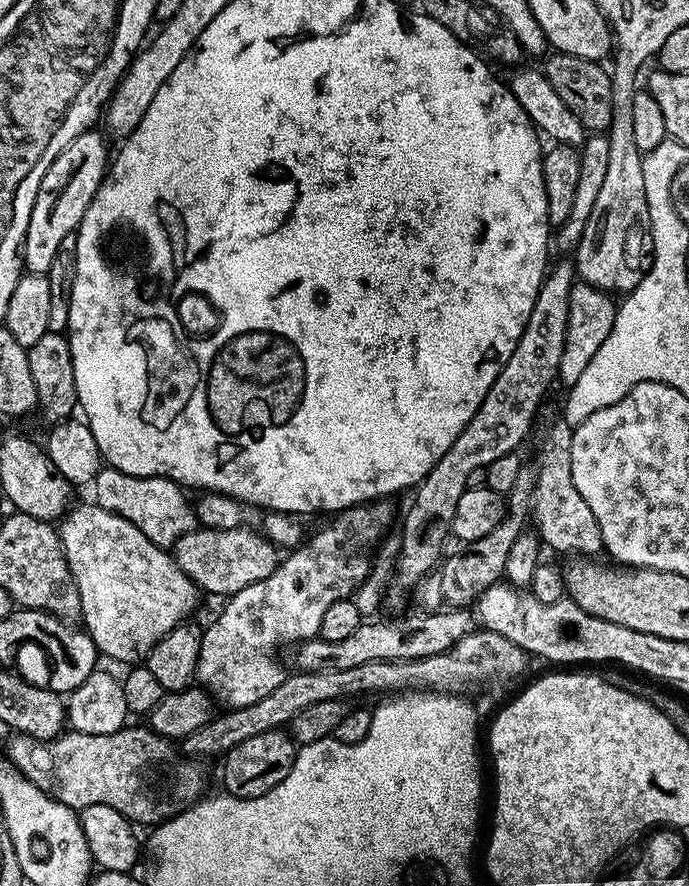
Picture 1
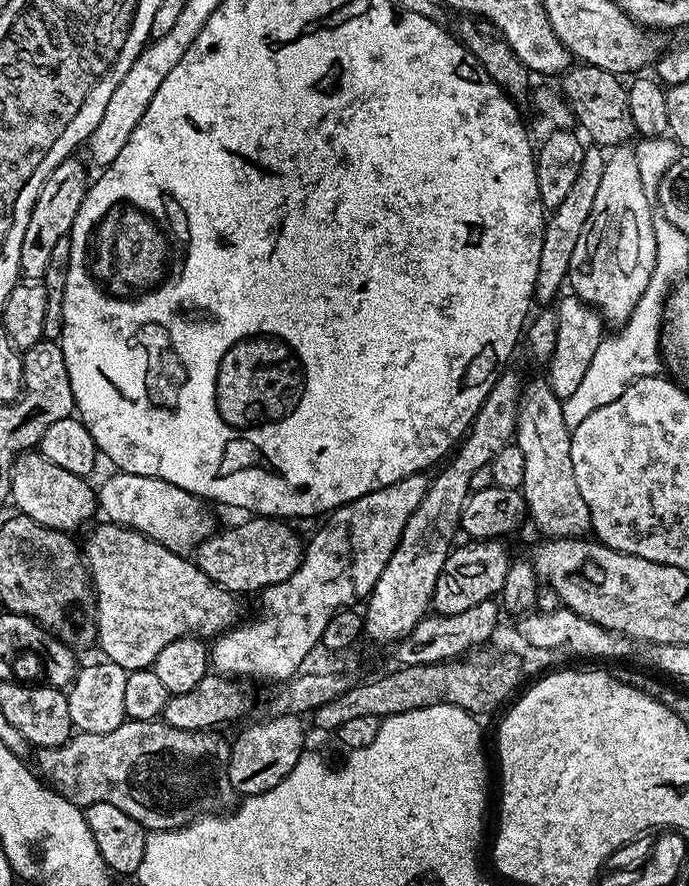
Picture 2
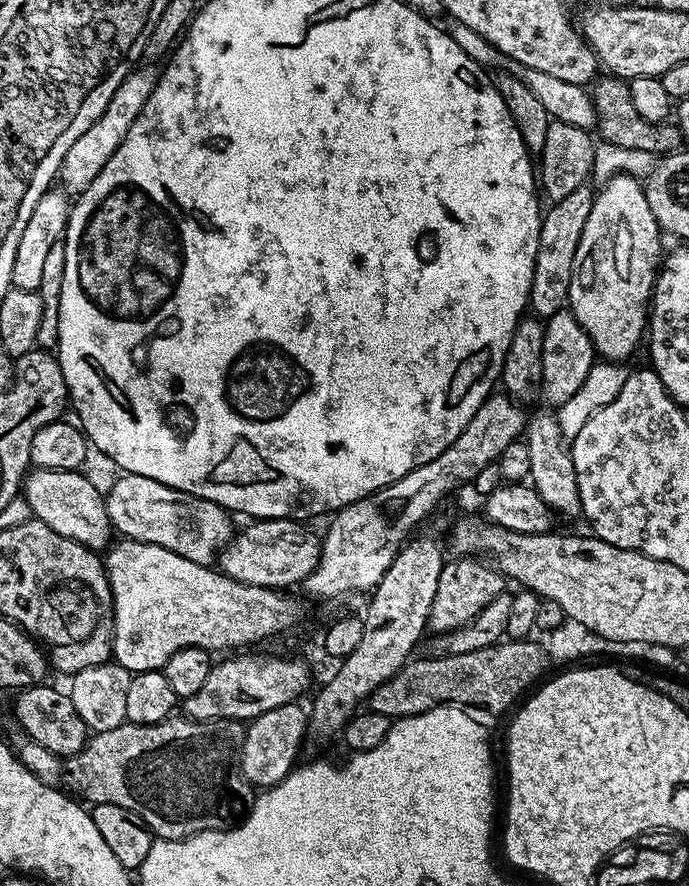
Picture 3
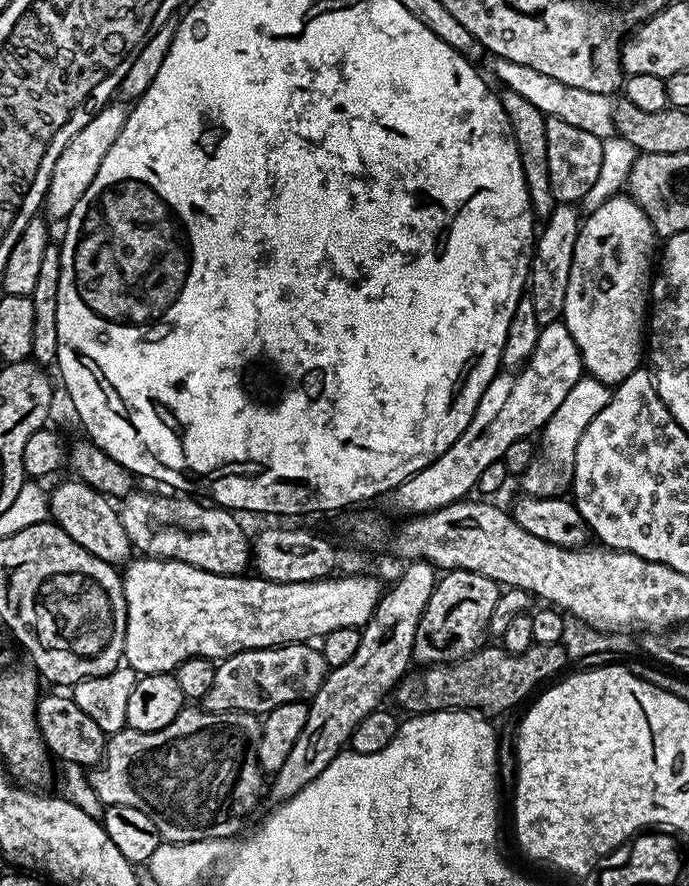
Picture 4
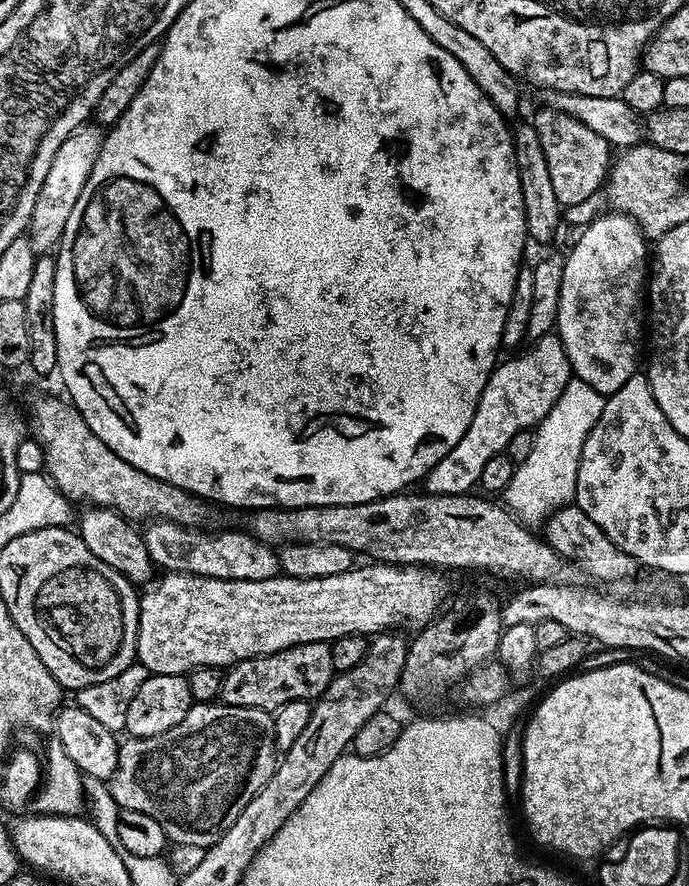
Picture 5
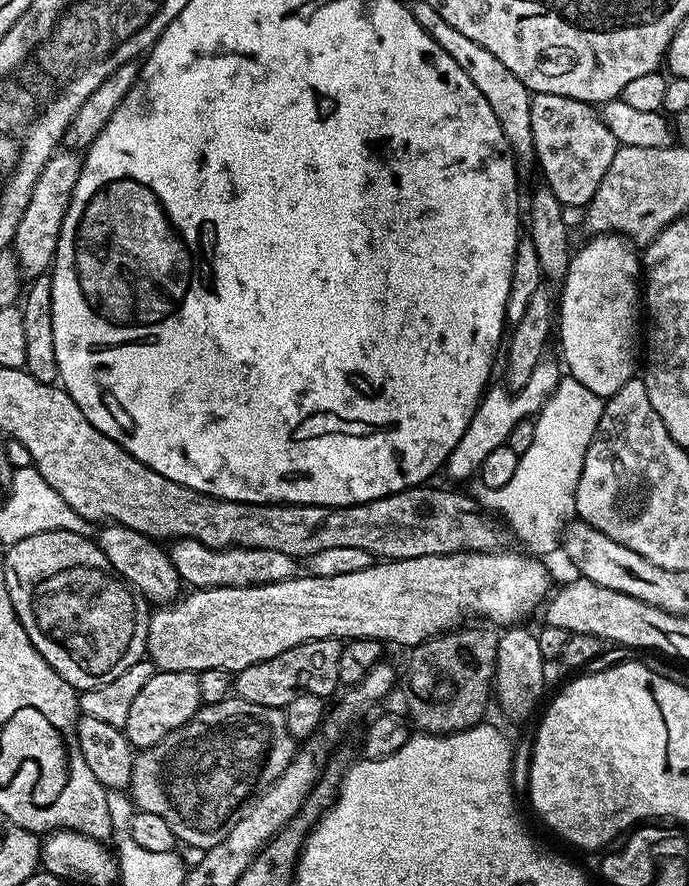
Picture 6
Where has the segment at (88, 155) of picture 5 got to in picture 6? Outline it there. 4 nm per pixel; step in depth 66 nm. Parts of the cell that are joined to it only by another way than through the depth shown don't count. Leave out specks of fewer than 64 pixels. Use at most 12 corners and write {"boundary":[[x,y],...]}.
{"boundary":[[72,150],[46,162],[11,242],[21,273],[56,258],[80,177]]}

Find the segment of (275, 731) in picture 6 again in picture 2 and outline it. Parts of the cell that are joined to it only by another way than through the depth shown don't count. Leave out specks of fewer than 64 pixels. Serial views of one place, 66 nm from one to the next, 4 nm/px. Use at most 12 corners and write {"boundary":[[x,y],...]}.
{"boundary":[[125,719],[39,749],[81,809],[169,832],[223,813],[229,737]]}

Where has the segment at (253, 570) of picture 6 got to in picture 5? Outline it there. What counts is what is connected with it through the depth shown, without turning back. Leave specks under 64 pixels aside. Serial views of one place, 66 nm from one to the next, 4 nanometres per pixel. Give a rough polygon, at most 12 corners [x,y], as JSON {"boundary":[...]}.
{"boundary":[[153,520],[143,529],[165,573],[265,580],[280,557],[251,531]]}

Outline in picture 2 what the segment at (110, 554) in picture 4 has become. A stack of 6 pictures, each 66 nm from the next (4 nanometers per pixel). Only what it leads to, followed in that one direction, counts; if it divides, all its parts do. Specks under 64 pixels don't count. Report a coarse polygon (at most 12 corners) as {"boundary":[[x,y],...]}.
{"boundary":[[21,452],[10,474],[15,511],[75,533],[98,512],[89,481]]}

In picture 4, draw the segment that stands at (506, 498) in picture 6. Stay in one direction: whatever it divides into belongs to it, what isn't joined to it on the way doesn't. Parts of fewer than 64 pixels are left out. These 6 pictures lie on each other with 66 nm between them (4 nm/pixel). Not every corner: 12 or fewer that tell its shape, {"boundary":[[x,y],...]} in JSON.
{"boundary":[[585,375],[545,422],[544,468],[522,474],[527,495],[558,496],[571,485],[578,442],[612,400]]}

